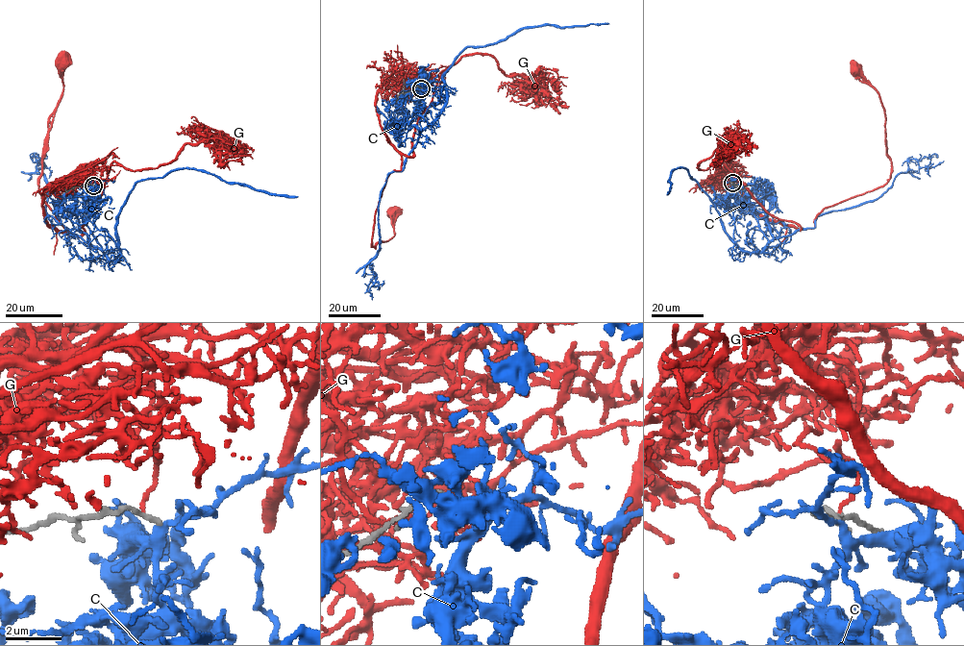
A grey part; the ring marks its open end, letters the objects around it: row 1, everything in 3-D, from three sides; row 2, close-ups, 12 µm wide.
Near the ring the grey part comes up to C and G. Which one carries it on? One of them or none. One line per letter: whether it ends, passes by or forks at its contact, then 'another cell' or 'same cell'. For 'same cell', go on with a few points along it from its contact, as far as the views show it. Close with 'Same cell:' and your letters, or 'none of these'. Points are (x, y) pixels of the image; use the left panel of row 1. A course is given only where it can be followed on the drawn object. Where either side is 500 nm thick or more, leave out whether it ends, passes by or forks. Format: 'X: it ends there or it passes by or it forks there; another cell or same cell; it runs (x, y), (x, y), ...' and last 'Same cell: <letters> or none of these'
C: it forks there; another cell
G: it ends there; another cell
Same cell: none of these

